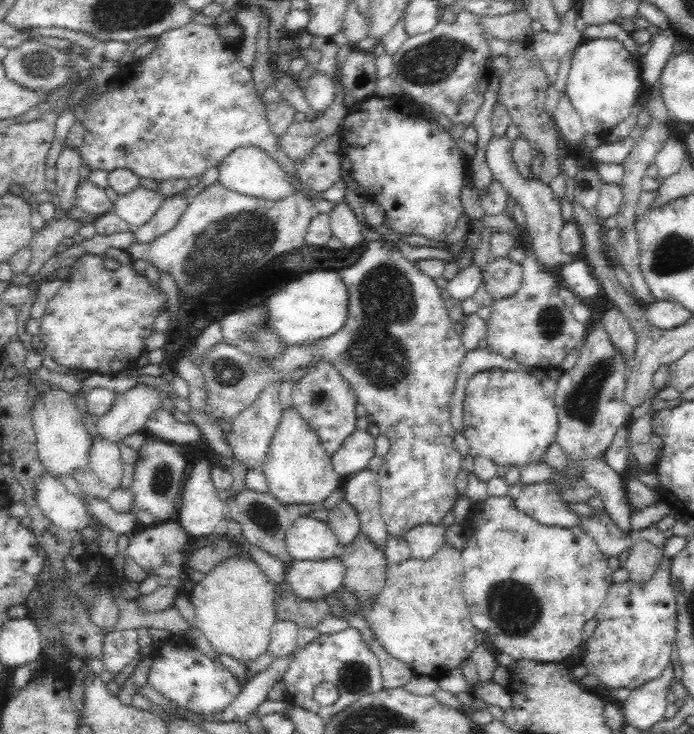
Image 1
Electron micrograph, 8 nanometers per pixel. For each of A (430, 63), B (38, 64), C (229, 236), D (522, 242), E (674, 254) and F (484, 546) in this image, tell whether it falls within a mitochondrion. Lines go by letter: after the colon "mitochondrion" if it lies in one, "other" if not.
A: mitochondrion
B: mitochondrion
C: mitochondrion
D: other
E: mitochondrion
F: other

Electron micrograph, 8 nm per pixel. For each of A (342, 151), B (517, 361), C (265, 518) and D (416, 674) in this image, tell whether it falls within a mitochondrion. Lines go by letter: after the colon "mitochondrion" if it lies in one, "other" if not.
A: other
B: other
C: mitochondrion
D: other

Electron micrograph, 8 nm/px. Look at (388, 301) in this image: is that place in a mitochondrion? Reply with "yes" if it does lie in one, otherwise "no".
yes

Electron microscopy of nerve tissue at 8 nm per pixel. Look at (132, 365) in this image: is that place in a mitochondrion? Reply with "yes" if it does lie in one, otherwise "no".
no

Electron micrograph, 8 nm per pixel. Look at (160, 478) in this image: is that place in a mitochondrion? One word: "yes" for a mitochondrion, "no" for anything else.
yes

